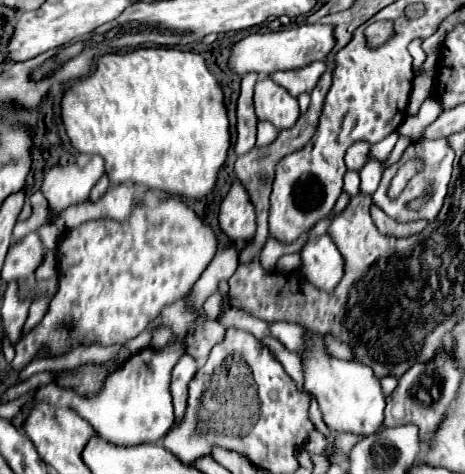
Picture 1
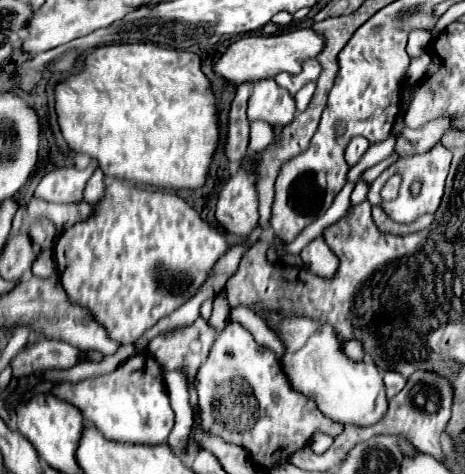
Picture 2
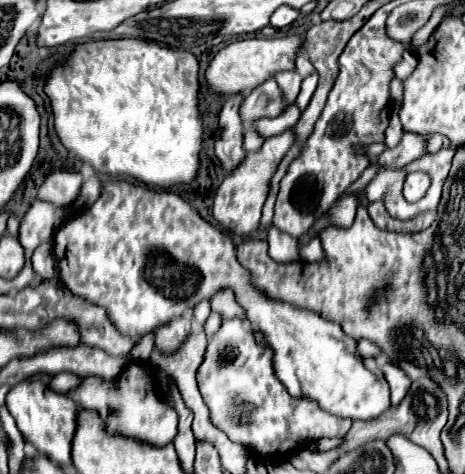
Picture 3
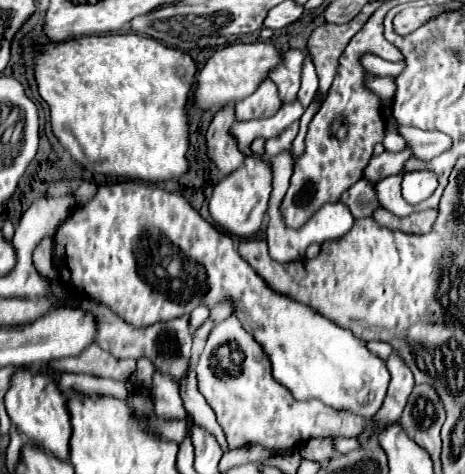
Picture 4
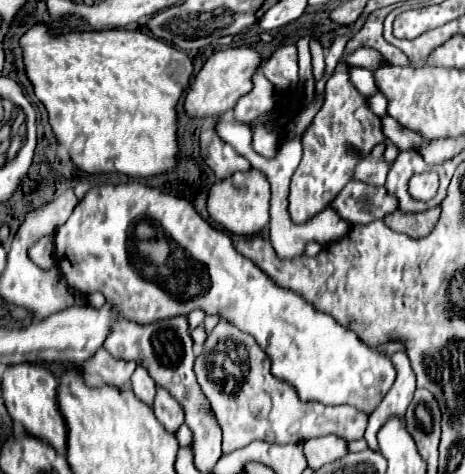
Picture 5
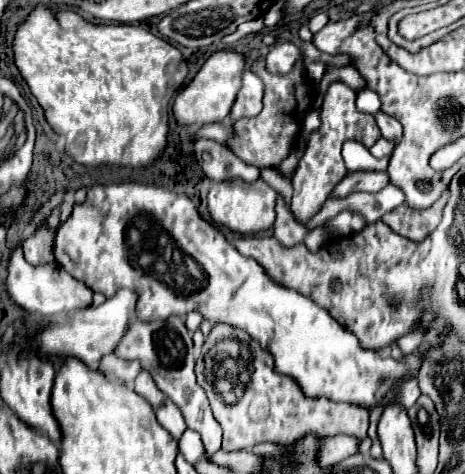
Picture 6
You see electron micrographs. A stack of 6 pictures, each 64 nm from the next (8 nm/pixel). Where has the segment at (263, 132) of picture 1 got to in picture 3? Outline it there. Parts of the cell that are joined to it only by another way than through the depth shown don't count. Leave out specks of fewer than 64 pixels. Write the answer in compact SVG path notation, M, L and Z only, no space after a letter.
M250 126L246 130L246 136L244 136L244 148L246 150L260 150L262 148L262 142L264 142L264 138L258 136L258 132L256 132L254 126Z

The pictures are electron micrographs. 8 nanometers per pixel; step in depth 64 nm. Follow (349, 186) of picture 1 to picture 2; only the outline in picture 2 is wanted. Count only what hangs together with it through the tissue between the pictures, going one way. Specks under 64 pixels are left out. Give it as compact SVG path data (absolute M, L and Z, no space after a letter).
M392 135L380 143L371 144L356 166L348 170L348 182L356 182L366 169L388 158L393 153L395 144L396 136Z

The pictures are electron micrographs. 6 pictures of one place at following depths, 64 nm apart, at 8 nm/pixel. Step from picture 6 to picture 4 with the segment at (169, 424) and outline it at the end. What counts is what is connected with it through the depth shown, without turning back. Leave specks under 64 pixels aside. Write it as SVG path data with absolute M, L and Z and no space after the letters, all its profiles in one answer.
M156 372L152 378L152 398L154 398L154 410L162 418L186 418L186 410L182 404L182 398L178 394L178 384L170 374Z

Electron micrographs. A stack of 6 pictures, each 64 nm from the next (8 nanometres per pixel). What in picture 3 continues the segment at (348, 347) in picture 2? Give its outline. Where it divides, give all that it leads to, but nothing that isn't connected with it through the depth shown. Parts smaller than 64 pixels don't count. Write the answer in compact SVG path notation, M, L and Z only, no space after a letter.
M358 340L356 342L356 348L358 348L360 358L368 358L368 356L378 356L380 354L380 350L374 348L374 344L368 342L368 340Z

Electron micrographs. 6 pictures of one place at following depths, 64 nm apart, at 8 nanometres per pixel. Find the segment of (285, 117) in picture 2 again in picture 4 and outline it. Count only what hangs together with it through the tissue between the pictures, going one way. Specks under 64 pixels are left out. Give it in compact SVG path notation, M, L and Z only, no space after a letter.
M270 78L264 80L264 84L260 84L260 88L252 96L236 102L236 120L254 120L254 118L274 116L278 108L282 106L276 90L278 88Z

